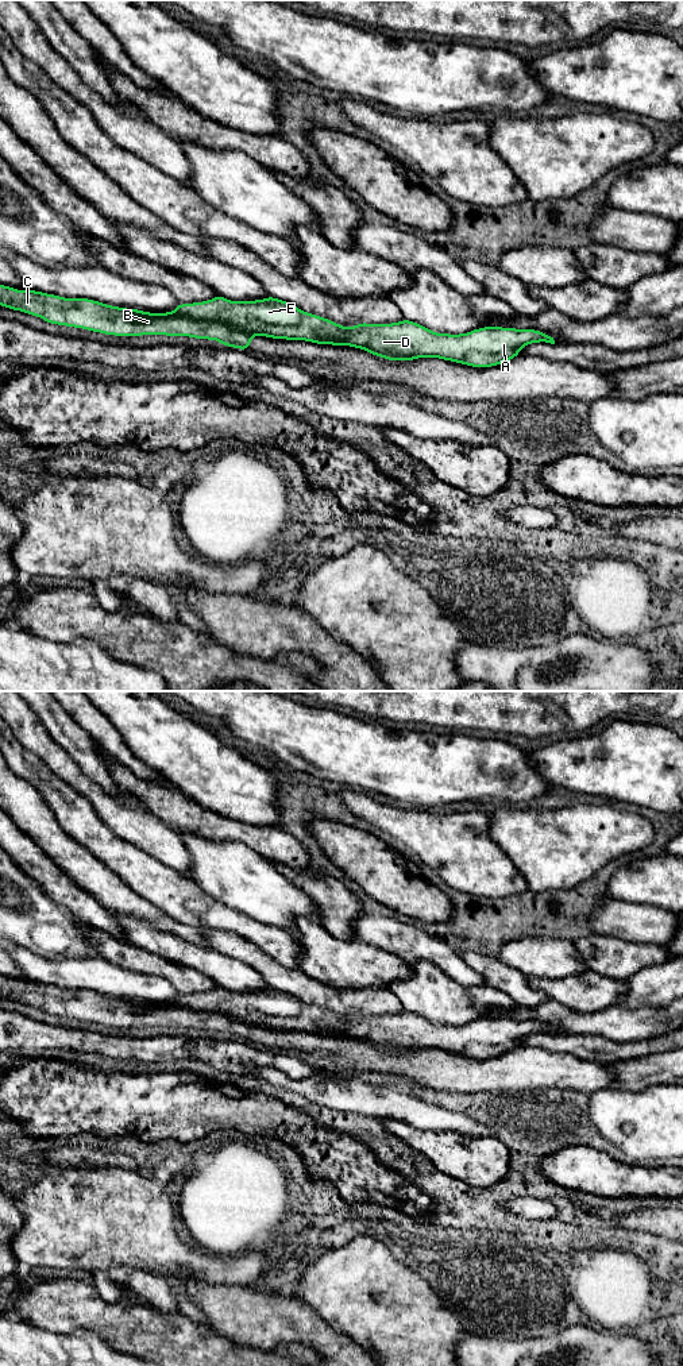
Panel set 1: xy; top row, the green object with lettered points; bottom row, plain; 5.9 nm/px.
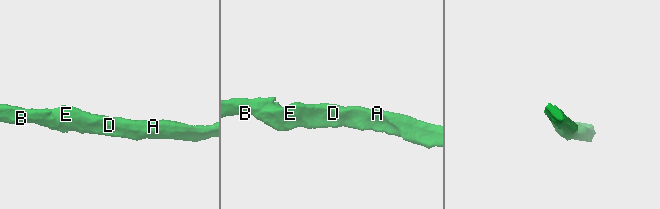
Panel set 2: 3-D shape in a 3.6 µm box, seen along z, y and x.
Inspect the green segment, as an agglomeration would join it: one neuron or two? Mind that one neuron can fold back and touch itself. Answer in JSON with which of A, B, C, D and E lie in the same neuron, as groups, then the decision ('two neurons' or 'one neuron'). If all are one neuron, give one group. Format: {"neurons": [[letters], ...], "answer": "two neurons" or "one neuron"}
{"neurons": [["A", "D", "E"], ["B", "C"]], "answer": "two neurons"}

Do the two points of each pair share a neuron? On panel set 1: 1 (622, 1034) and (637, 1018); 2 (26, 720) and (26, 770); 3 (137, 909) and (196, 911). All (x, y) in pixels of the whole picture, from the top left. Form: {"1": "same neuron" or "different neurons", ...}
{"1": "same neuron", "2": "different neurons", "3": "different neurons"}

